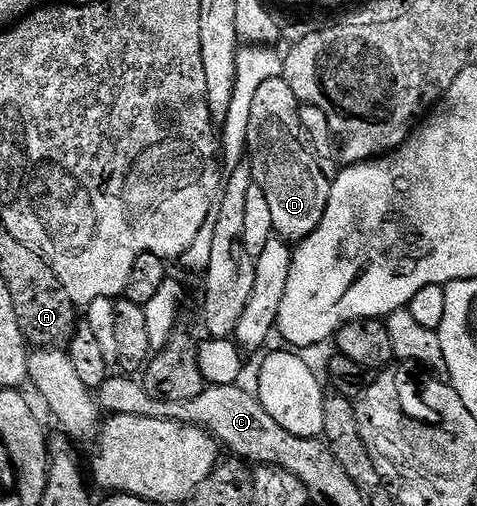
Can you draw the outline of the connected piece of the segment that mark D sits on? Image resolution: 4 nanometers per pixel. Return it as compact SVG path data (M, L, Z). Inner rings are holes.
M283 77L263 81L262 87L255 92L255 102L251 104L251 125L247 125L247 162L253 168L253 182L263 189L263 197L267 197L274 232L286 241L300 241L315 233L327 209L331 179L325 176L321 168L322 160L314 151L309 134L301 124L301 107L291 85L287 85Z

